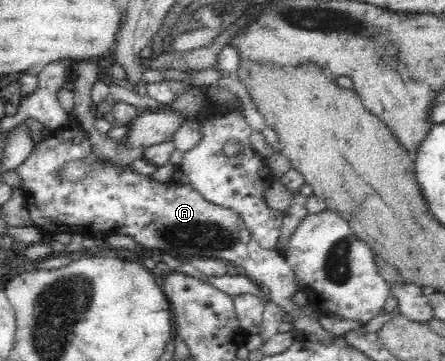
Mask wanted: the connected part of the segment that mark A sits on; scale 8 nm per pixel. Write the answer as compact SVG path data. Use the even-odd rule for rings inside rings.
M69 122L51 130L34 146L16 172L22 180L20 188L25 192L26 208L33 226L43 235L69 232L101 239L117 233L131 237L141 247L153 252L173 250L187 256L233 262L252 281L268 286L271 301L291 315L293 332L298 338L327 344L334 342L336 335L321 326L322 315L311 304L297 306L293 301L302 288L289 263L275 249L261 250L241 215L233 209L207 202L189 184L173 180L157 182L134 171L131 164L111 164L94 158L91 142L80 123ZM75 159L89 161L91 174L79 182L69 182L62 178L62 166Z

